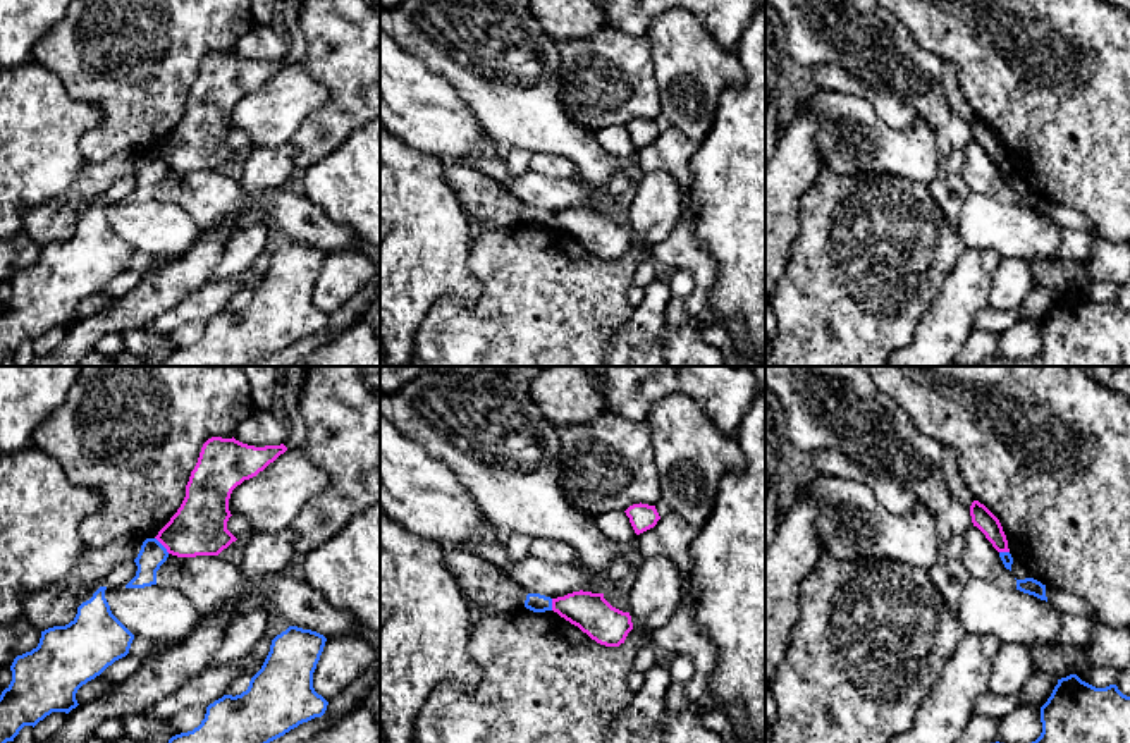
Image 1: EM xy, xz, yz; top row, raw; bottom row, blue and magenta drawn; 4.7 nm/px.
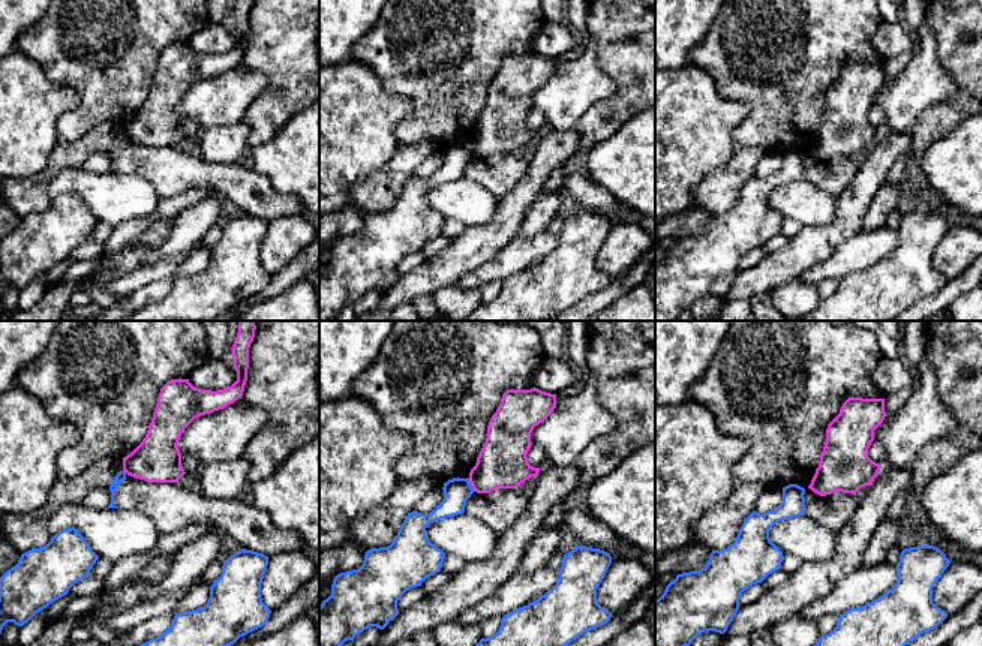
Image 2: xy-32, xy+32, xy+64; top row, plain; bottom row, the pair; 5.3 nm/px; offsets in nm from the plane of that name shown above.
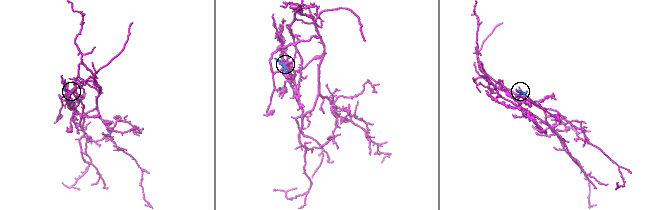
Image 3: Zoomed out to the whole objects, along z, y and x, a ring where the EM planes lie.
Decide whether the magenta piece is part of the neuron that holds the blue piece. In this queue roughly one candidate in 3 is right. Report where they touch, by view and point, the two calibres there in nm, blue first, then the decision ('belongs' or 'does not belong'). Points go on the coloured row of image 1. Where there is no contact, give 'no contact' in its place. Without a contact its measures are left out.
meets blue in xy at (162, 546); 120 nm thick on the blue side, 260 nm on the other; does not belong

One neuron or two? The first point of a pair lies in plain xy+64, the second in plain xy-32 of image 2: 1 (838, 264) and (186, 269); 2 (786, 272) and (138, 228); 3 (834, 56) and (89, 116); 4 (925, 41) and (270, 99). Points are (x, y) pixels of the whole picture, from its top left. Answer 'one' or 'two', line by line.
1: two
2: two
3: one
4: two

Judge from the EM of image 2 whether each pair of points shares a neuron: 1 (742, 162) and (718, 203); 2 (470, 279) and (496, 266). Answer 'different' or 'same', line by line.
1: same
2: same

